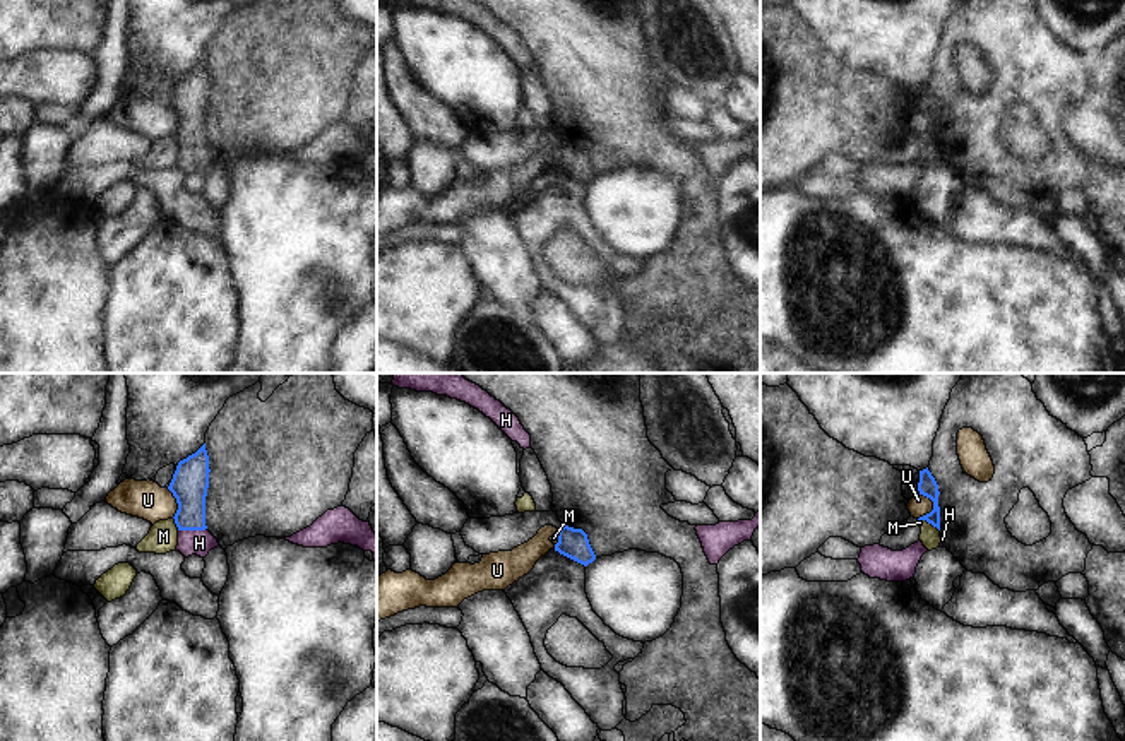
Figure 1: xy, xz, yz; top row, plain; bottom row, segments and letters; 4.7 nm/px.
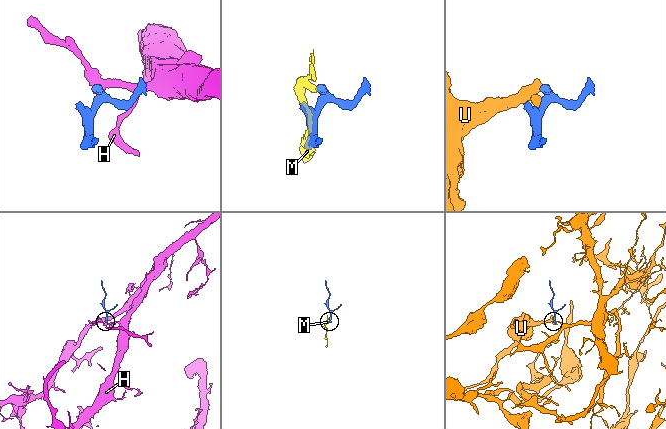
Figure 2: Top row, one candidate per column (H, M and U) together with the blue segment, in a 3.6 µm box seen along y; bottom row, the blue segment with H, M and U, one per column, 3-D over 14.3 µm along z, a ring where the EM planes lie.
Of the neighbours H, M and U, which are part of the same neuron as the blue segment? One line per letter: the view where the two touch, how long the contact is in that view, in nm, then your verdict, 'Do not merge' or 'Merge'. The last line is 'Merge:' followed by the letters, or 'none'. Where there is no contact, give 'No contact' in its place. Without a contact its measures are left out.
H: Touches blue in xy. Shared border 130 nm. Merge
M: Touches blue in yz. Shared border 110 nm. Do not merge
U: Touches blue in yz. Shared border 130 nm. Do not merge
Merge: H

